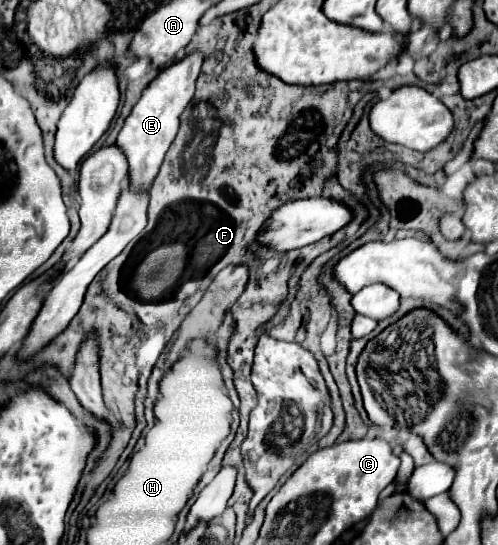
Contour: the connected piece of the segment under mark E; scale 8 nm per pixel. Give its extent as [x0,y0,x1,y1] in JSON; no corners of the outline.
[116,51,204,187]

